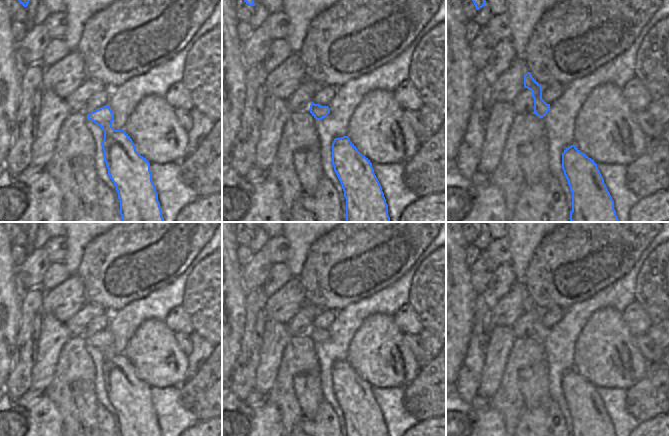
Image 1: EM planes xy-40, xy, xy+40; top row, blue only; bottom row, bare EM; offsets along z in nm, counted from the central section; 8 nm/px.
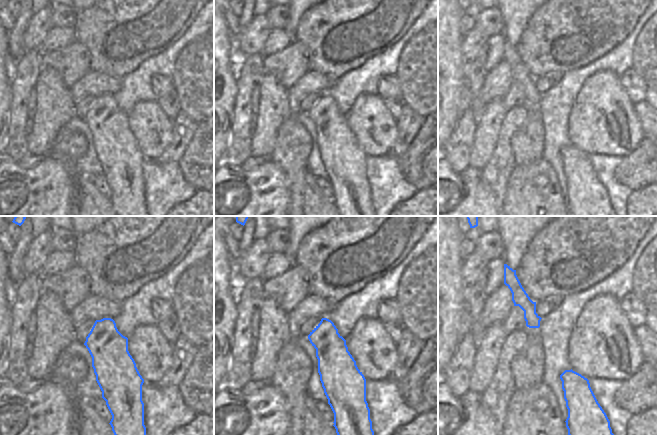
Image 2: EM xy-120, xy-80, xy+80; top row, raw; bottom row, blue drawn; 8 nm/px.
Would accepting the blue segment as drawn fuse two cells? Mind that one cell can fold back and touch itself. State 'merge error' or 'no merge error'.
no merge error

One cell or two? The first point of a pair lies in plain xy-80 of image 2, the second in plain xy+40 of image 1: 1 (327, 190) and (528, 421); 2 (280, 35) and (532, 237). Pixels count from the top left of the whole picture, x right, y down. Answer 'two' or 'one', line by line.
1: one
2: two

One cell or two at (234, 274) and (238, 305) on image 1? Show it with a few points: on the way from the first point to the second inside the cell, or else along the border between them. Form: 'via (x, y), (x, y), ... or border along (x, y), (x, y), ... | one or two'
via (234, 282), (234, 297) | one

